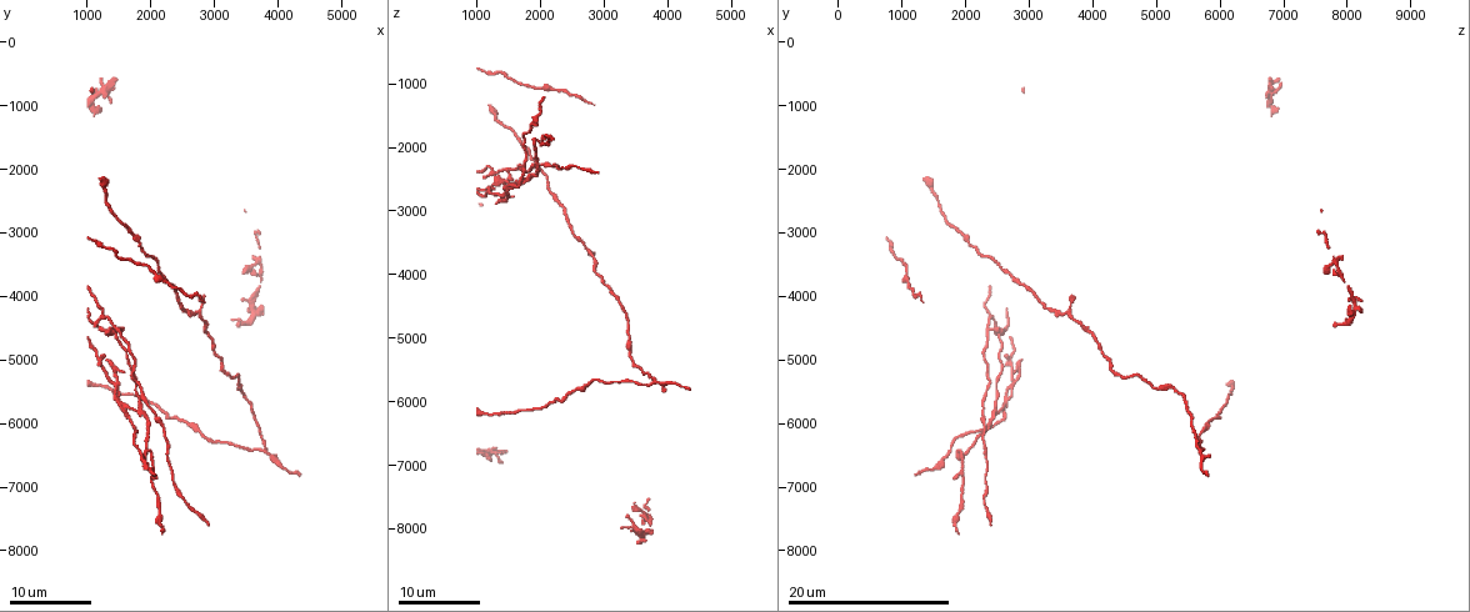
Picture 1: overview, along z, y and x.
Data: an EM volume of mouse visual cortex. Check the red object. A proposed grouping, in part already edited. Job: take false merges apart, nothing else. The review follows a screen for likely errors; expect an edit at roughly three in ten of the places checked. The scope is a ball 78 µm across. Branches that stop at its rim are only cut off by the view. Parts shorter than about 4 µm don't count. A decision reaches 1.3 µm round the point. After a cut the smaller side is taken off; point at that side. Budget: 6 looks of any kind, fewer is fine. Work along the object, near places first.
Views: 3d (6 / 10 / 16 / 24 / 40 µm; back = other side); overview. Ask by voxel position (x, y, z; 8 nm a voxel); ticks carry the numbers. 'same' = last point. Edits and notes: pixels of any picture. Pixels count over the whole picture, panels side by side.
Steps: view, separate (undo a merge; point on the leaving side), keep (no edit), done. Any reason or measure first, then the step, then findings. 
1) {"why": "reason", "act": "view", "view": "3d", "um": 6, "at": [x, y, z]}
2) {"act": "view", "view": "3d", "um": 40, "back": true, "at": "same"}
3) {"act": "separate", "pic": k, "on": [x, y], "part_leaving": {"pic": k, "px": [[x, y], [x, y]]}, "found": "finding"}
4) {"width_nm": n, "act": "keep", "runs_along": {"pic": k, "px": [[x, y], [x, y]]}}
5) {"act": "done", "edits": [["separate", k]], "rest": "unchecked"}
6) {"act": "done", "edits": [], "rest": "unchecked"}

{"why": "four arms meet", "act": "view", "view": "3d", "um": 16, "at": [1450, 4500, 2350]}

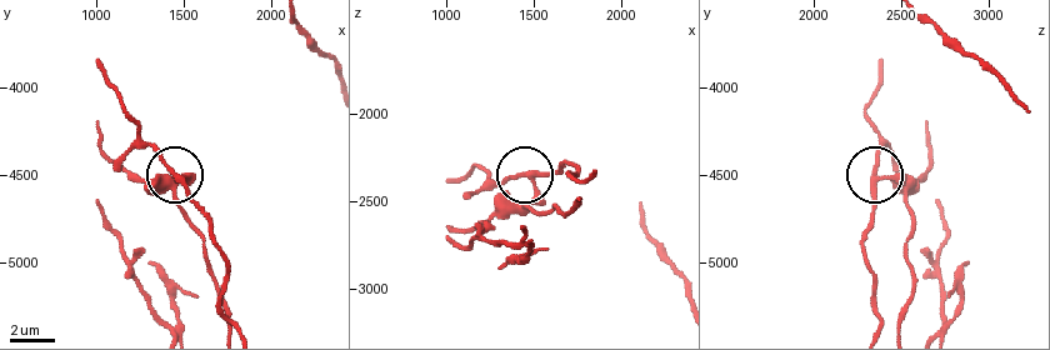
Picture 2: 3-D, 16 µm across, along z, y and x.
{"act": "view", "view": "3d", "um": 6, "at": [1480, 4520, 2360]}

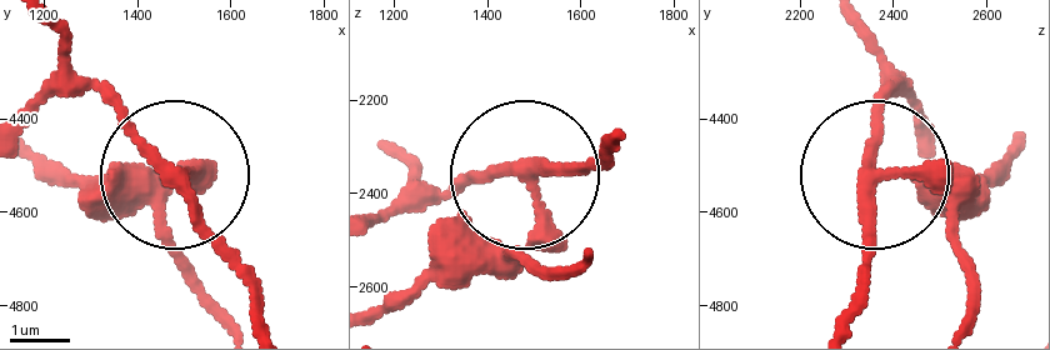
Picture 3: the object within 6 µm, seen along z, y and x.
{"width_nm": 240, "act": "keep", "found": "one neuron here"}

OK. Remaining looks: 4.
{"why": "side arm on a straight run", "act": "view", "view": "3d", "um": 24, "at": [1800, 5800, 2500]}

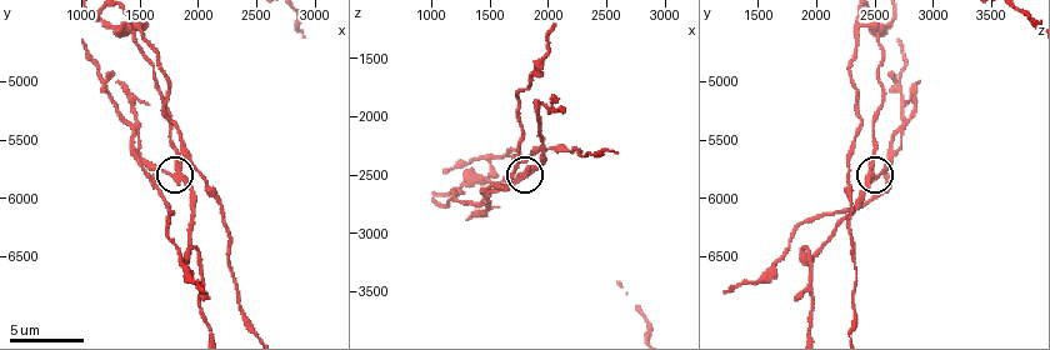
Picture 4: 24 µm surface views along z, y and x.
{"act": "view", "view": "3d", "um": 10, "at": [1800, 5800, 2480]}

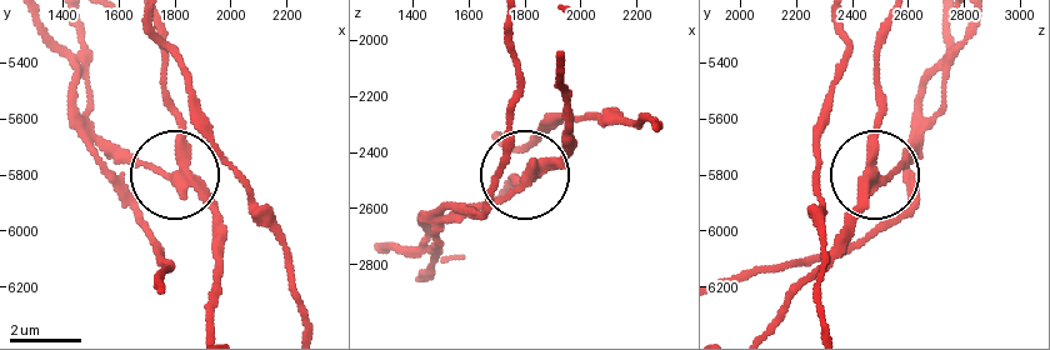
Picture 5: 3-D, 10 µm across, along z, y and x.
{"width_nm": 240, "act": "separate", "pic": 5, "on": [145, 163], "found": "two neurons meet here"}

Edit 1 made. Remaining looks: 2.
{"act": "done", "edits": [["separate", 5]], "rest": "unchecked"}

